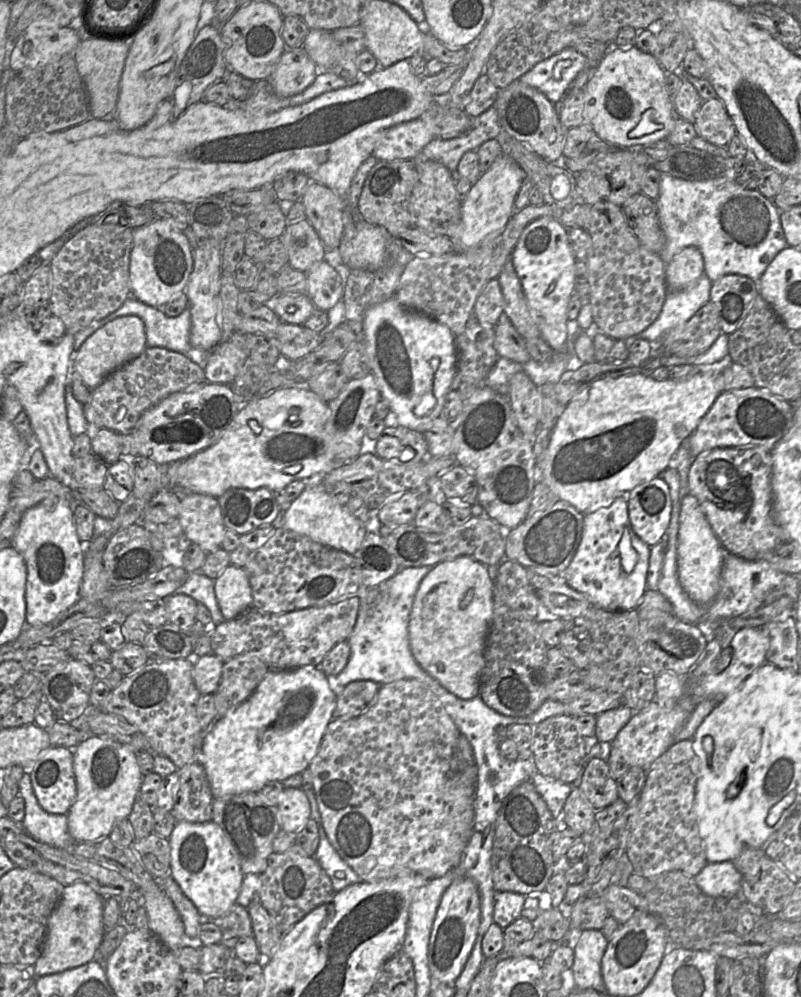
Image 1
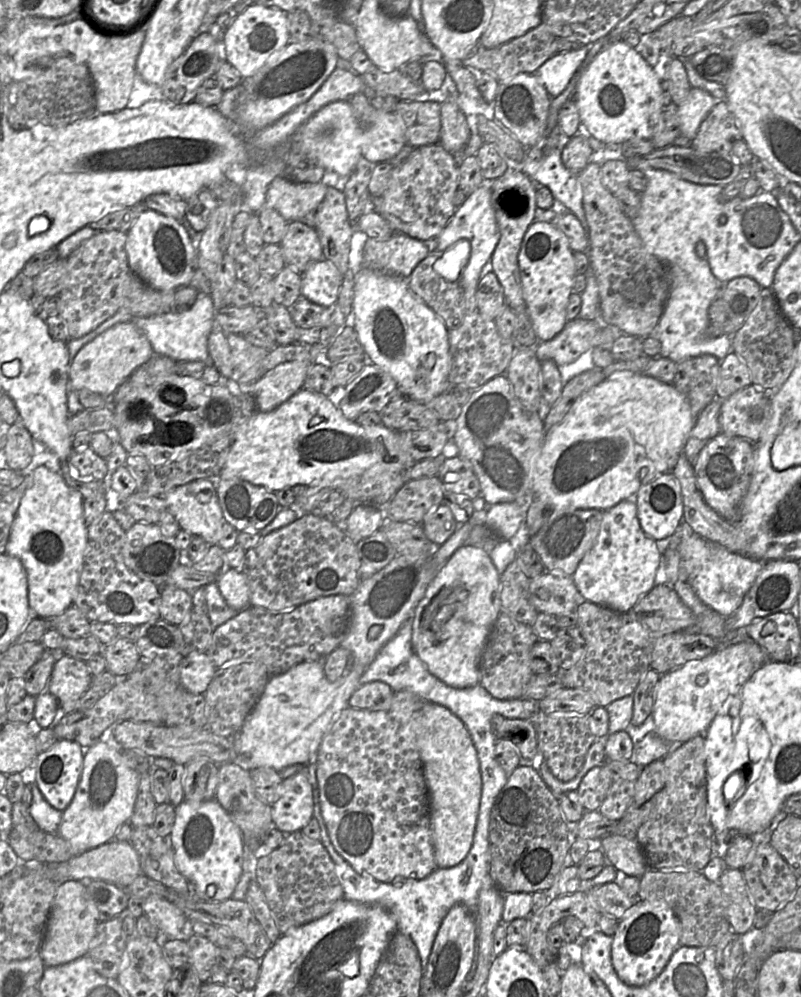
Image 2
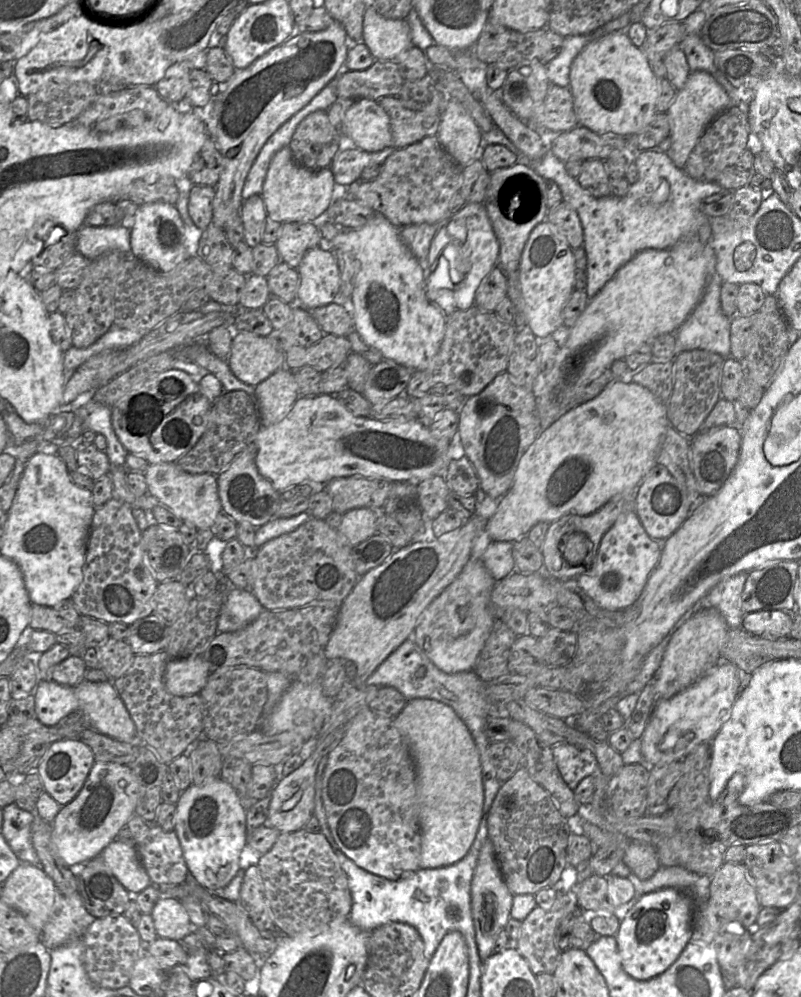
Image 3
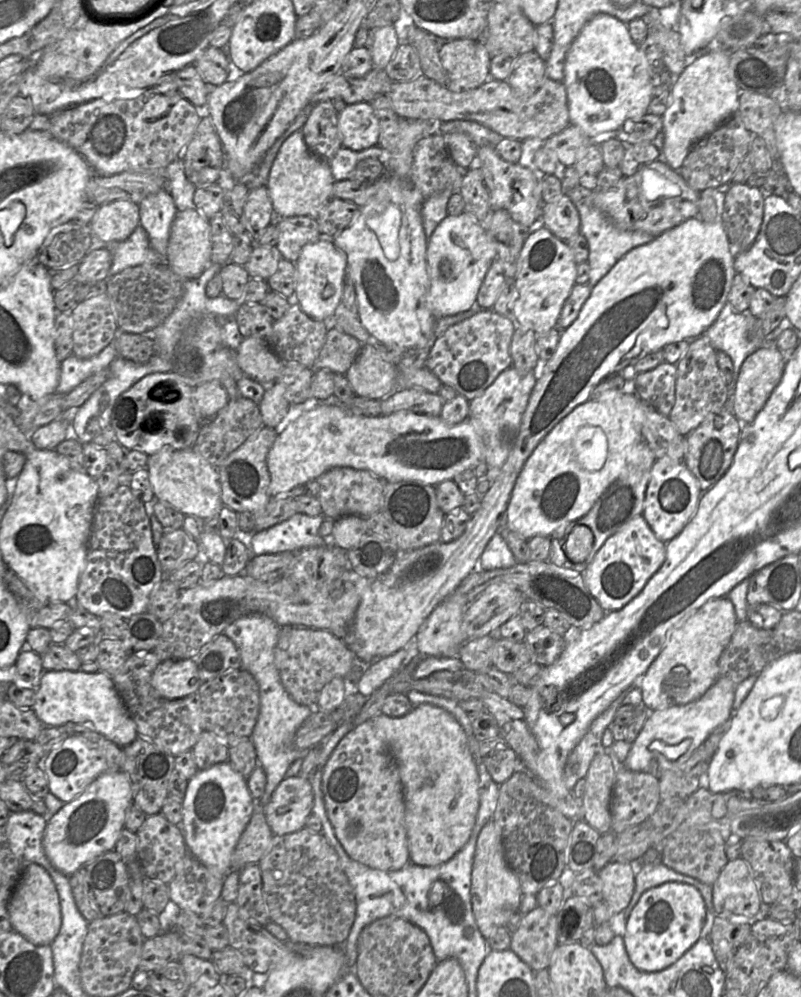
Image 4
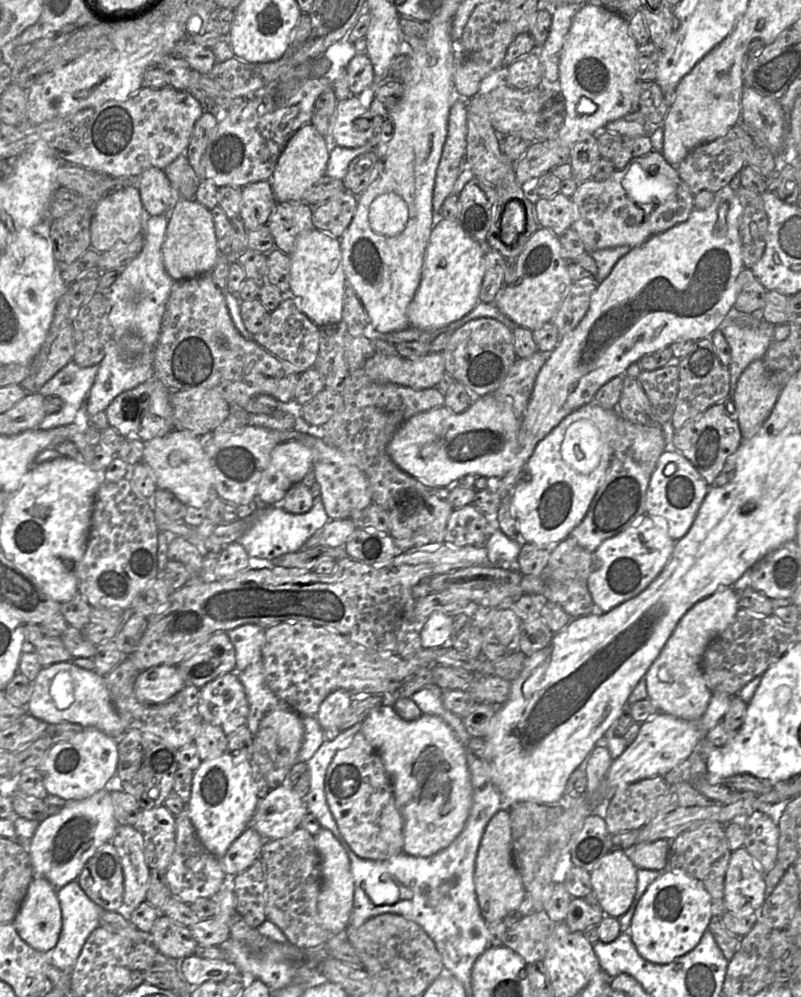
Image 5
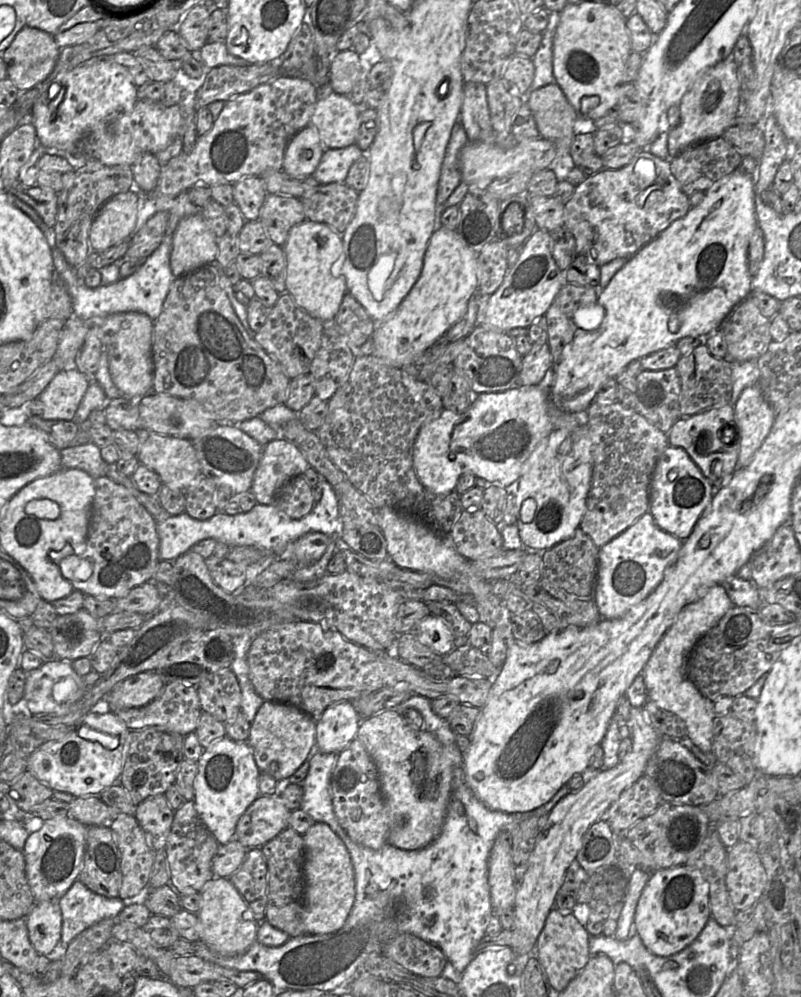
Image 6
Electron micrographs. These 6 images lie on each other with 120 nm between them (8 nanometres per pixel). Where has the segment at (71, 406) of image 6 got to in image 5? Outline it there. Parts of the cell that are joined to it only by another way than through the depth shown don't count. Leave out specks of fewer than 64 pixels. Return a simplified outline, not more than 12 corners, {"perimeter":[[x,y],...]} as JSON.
{"perimeter":[[71,360],[38,392],[63,407],[38,428],[75,423],[99,365]]}

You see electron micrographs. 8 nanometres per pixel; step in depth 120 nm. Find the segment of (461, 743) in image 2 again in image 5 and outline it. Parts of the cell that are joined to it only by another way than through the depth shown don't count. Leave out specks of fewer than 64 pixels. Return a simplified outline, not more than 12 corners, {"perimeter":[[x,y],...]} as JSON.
{"perimeter":[[393,705],[363,720],[403,818],[430,857],[464,829],[465,749],[441,717]]}

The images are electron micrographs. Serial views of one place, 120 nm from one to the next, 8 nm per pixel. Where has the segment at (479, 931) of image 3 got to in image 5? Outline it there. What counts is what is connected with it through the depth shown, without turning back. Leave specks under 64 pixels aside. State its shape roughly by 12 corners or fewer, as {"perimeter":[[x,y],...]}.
{"perimeter":[[507,809],[485,828],[474,884],[487,924],[524,907]]}

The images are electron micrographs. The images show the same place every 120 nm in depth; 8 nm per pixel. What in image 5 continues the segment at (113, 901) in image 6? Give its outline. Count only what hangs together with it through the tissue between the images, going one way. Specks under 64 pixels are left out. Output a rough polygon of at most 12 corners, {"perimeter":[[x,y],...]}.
{"perimeter":[[77,880],[57,889],[62,929],[50,964],[71,973],[105,910]]}

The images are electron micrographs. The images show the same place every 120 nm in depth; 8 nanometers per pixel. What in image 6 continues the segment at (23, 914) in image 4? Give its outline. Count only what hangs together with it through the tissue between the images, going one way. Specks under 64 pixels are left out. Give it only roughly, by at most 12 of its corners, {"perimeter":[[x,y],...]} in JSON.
{"perimeter":[[58,901],[36,902],[26,916],[38,954],[60,943]]}

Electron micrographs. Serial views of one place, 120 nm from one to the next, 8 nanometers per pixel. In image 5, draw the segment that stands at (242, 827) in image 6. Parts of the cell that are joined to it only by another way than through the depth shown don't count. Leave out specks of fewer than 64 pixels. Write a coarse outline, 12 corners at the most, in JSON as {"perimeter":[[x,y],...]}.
{"perimeter":[[283,784],[259,799],[250,826],[265,841],[300,827],[305,799]]}

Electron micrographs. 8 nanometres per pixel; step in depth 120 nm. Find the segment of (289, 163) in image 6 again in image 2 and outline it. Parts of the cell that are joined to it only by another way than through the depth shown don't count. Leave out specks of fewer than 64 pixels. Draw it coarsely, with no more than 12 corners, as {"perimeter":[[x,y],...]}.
{"perimeter":[[280,175],[265,206],[300,221],[323,201],[328,185]]}

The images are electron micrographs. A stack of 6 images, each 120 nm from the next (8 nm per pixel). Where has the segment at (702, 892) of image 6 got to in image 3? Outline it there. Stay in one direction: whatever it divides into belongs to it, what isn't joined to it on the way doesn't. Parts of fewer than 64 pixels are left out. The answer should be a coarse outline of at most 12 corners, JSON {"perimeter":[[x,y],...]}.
{"perimeter":[[643,895],[615,935],[623,970],[646,981],[692,939],[693,900]]}

